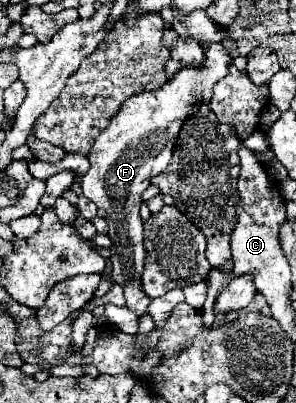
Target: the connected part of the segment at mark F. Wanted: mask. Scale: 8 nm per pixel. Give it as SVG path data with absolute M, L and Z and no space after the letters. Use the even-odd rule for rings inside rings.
M212 42L204 46L204 66L180 68L164 86L128 98L128 102L120 106L108 128L98 134L88 154L90 170L80 176L84 196L98 208L106 210L108 236L112 240L112 280L124 288L126 306L138 318L148 314L150 302L144 290L140 290L140 276L144 274L146 256L142 220L138 214L142 192L148 188L152 176L168 168L182 124L192 116L192 112L196 112L196 106L208 104L212 100L212 86L228 74L230 64L230 52L222 46L222 42Z

